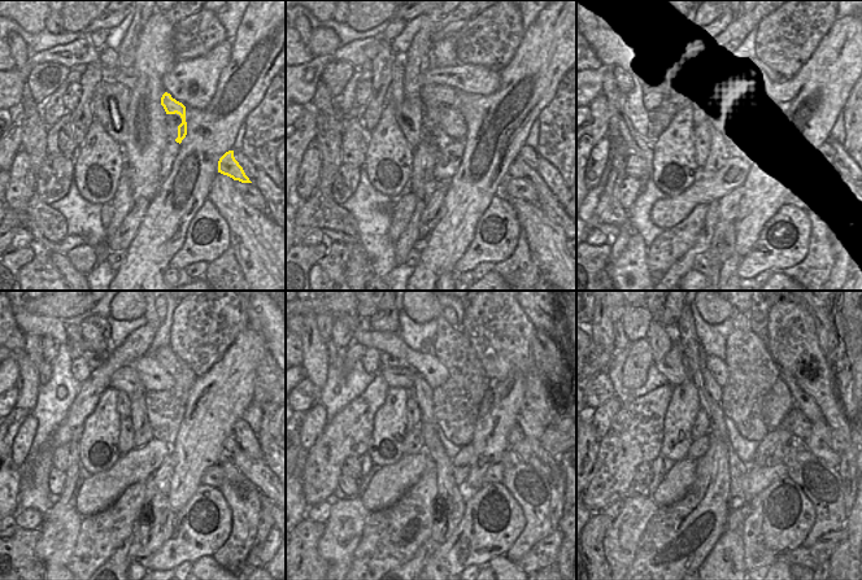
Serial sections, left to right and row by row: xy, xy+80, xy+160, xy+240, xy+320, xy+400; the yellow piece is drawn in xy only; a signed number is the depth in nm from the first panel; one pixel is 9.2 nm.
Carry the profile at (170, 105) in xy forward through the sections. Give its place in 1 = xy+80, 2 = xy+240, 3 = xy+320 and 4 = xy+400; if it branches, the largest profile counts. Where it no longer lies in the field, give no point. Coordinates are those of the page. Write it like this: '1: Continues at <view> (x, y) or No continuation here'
1: Continues at xy+80 (434, 96)
2: Continues at xy+240 (126, 379)
3: Continues at xy+320 (404, 376)
4: Continues at xy+400 (671, 366)

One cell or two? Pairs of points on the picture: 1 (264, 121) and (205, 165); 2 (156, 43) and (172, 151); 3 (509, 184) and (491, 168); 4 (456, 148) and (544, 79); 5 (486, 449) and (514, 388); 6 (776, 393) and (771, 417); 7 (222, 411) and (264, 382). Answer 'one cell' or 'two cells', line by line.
1: two cells
2: two cells
3: two cells
4: two cells
5: one cell
6: one cell
7: two cells

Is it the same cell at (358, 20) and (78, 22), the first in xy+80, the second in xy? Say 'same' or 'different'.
same

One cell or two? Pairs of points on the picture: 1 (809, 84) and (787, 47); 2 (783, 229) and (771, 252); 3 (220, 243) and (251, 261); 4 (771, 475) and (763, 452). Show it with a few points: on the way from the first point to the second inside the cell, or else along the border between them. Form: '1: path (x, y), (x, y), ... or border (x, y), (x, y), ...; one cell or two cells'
1: border (818, 42), (810, 57), (791, 77), (774, 83); two cells
2: path (783, 234), (783, 240), (776, 247); one cell
3: border (222, 217), (229, 230), (229, 243), (231, 245); two cells
4: border (769, 462), (762, 466), (749, 467); two cells

